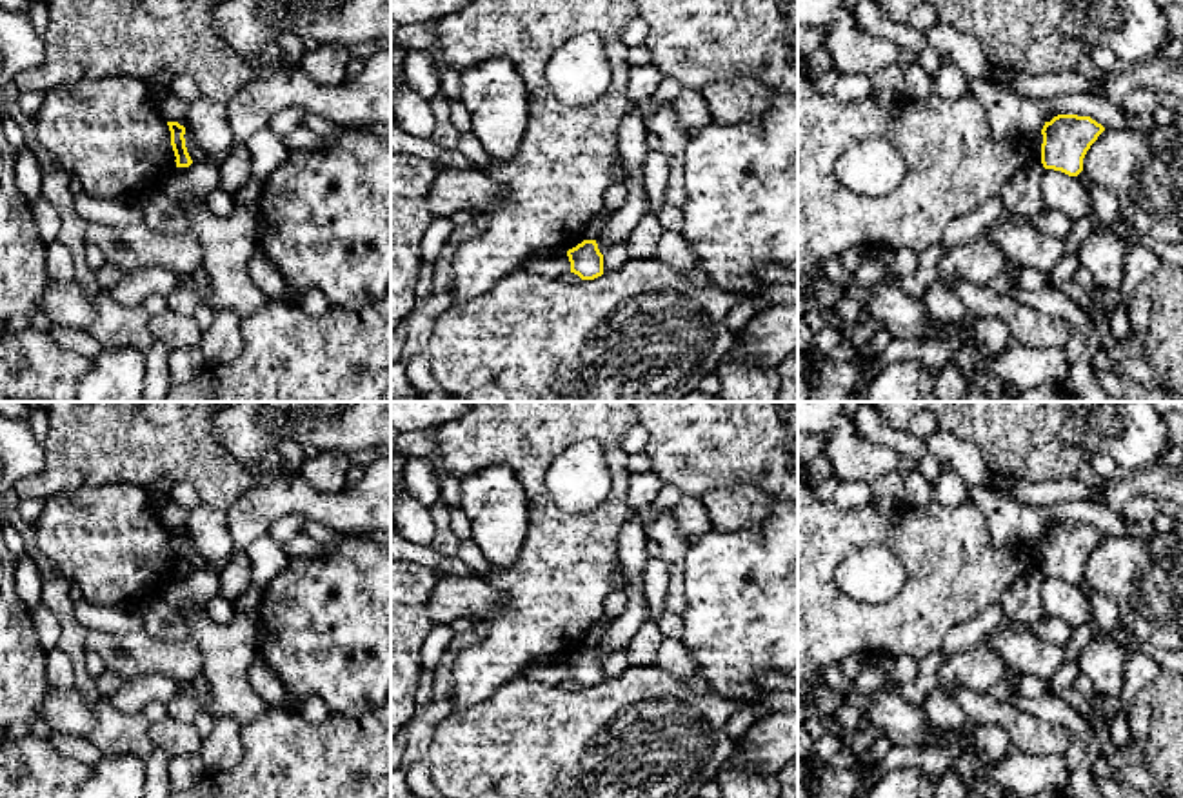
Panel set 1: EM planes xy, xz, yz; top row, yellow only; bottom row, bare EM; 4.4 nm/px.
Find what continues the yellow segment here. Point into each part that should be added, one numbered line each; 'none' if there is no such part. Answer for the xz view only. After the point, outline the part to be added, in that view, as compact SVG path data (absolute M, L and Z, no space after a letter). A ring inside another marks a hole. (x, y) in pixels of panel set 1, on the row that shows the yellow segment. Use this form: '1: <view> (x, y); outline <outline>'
none

